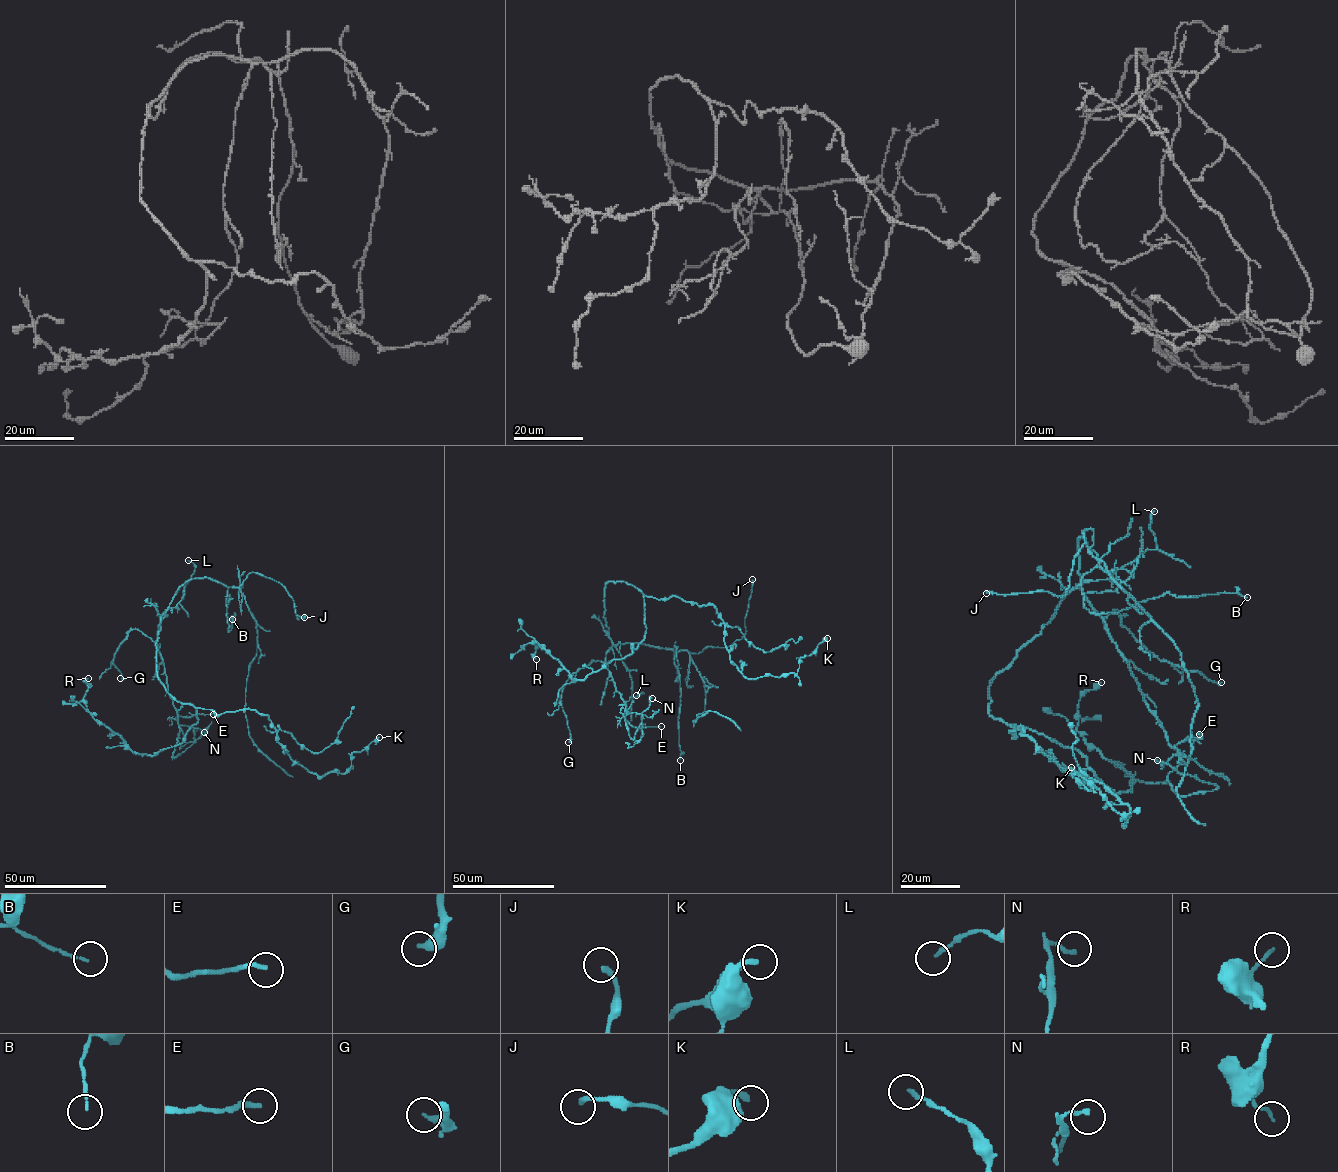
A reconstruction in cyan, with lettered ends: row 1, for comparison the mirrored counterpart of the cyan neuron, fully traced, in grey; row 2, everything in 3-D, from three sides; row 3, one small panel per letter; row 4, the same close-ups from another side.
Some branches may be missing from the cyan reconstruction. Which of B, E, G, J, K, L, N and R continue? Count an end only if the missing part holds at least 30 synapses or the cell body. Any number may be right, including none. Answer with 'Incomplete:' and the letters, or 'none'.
Incomplete: none

